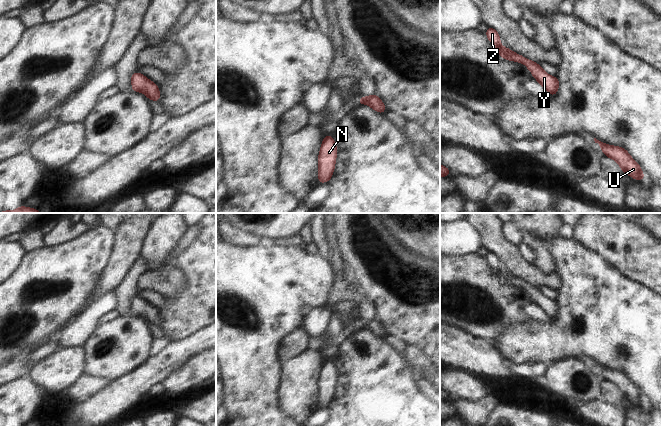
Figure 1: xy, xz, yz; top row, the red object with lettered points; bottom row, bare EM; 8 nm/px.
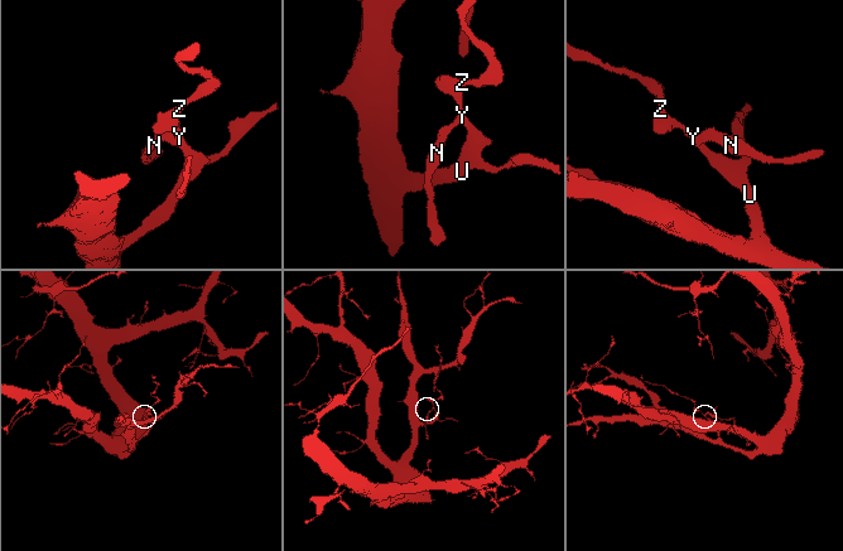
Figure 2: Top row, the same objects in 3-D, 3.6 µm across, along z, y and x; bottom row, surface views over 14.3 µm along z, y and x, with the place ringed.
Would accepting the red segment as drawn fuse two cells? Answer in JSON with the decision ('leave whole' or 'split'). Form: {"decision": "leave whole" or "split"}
{"decision": "leave whole"}

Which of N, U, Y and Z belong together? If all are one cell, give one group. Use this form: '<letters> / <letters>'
N U Y Z

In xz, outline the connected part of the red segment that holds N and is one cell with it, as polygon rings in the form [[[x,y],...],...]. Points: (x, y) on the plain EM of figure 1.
[[[327,359],[322,366],[318,381],[318,403],[319,408],[327,406],[331,403],[335,385],[337,371],[331,359]]]

